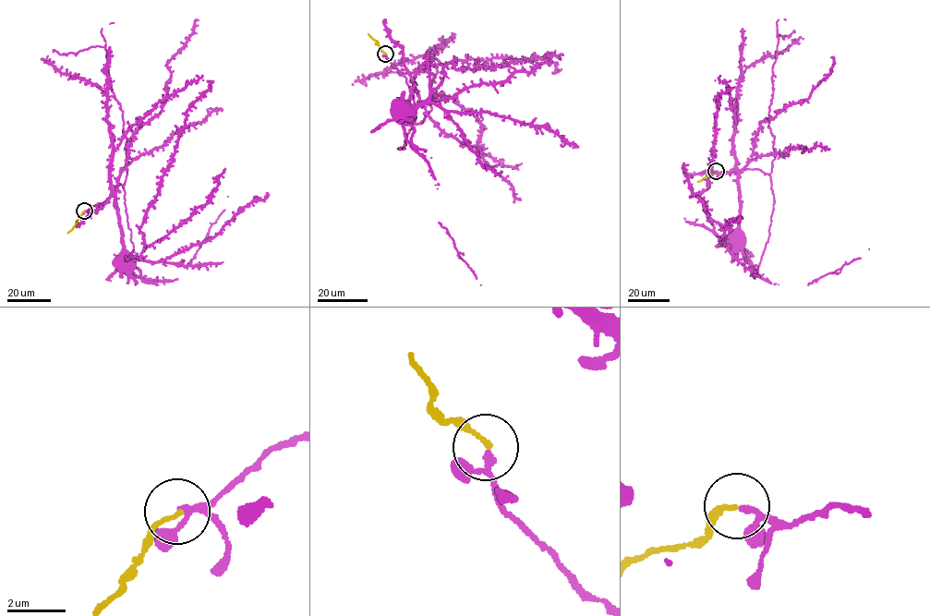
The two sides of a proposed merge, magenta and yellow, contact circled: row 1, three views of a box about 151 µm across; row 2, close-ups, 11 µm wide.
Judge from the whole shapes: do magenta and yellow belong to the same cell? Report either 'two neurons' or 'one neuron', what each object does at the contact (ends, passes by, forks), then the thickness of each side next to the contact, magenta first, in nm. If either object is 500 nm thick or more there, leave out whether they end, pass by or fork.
one neuron | magenta passes by | yellow ends | 160/150 nm

